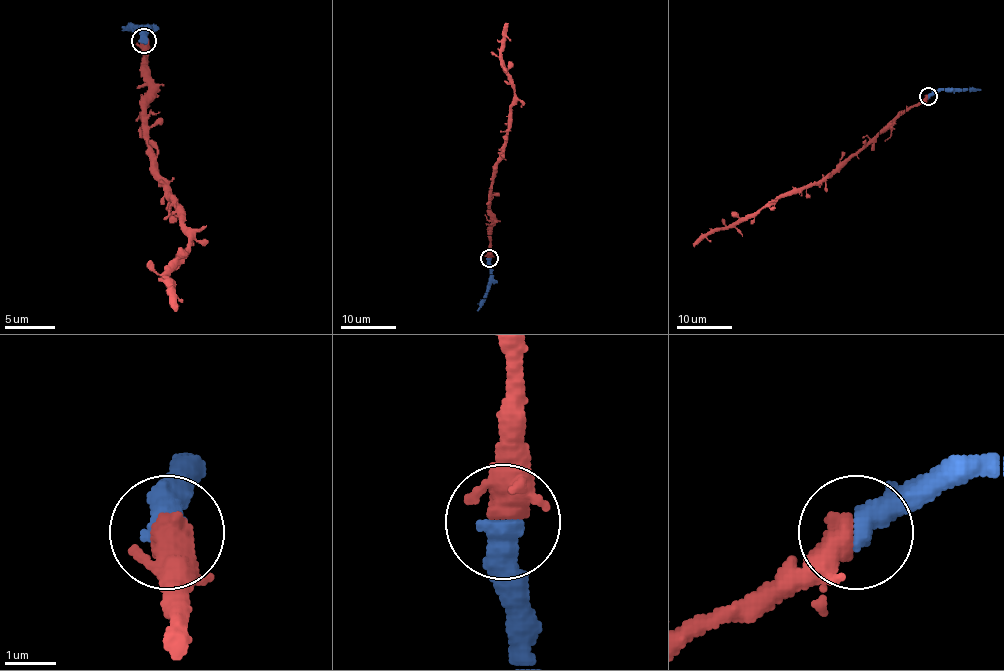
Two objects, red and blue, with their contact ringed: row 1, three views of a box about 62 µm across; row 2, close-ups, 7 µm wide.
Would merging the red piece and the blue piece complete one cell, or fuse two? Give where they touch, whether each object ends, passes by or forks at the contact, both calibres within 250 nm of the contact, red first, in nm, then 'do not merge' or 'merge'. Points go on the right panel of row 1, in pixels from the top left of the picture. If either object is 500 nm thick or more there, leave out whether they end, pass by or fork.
at (928, 96); 460 nm thick on the red side, 550 nm on the other; merge

